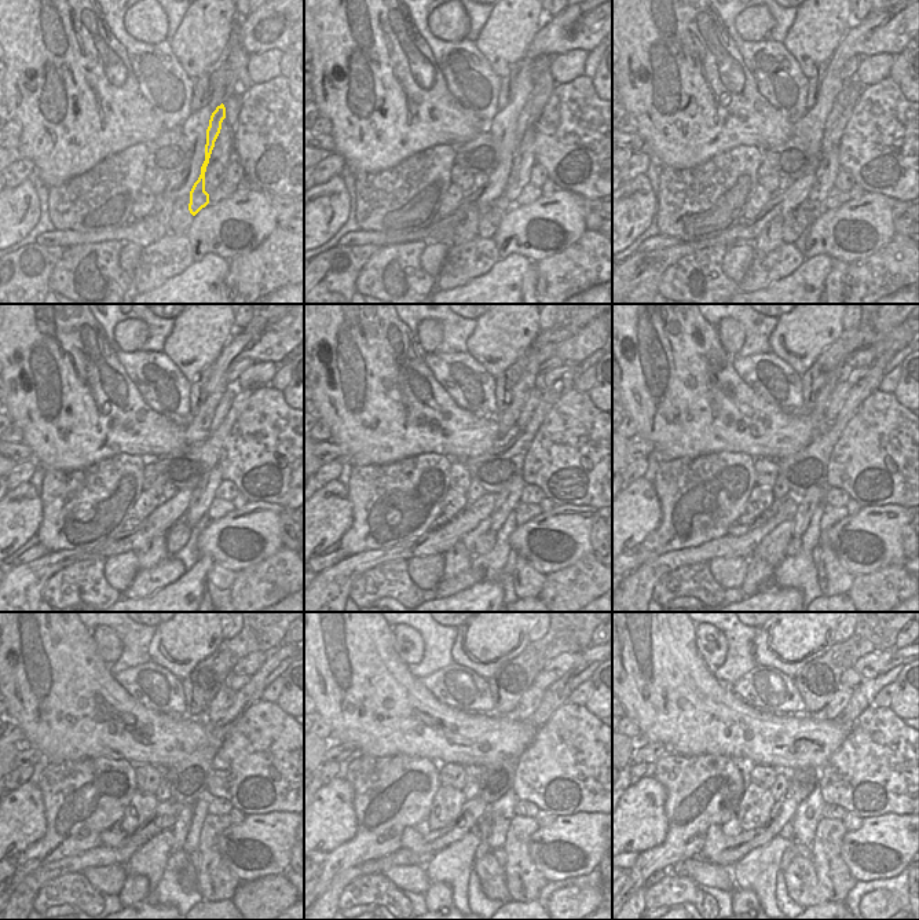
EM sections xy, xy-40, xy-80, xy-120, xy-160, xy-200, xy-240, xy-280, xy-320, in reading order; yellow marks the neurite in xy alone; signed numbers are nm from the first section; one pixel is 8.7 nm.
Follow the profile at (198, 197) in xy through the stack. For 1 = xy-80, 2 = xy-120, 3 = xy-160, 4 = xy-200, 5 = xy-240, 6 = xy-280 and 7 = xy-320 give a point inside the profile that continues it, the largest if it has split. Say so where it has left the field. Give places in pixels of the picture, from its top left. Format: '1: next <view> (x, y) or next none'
1: next xy-80 (837, 110)
2: next xy-120 (227, 398)
3: next xy-160 (535, 393)
4: next xy-200 (841, 392)
5: next xy-240 (223, 700)
6: next xy-280 (528, 703)
7: next xy-320 (841, 696)

